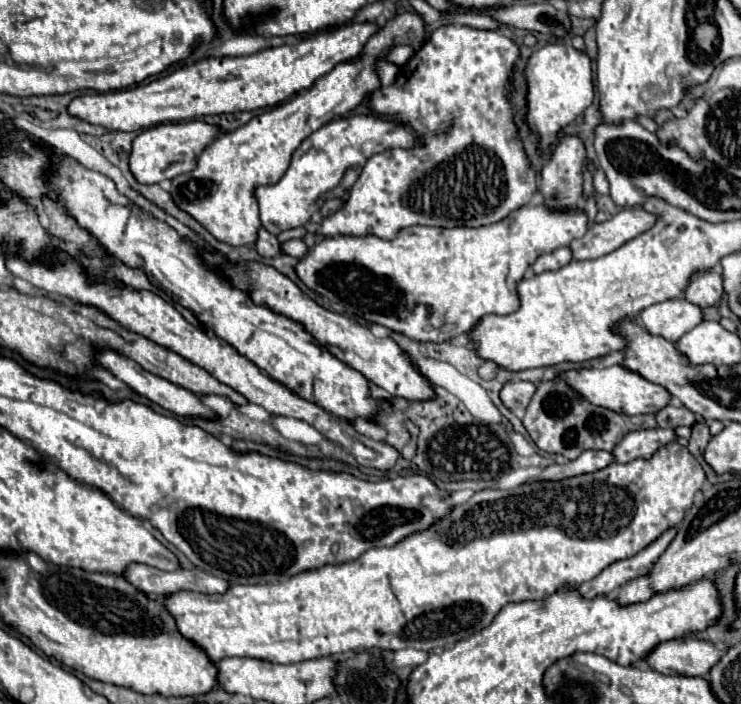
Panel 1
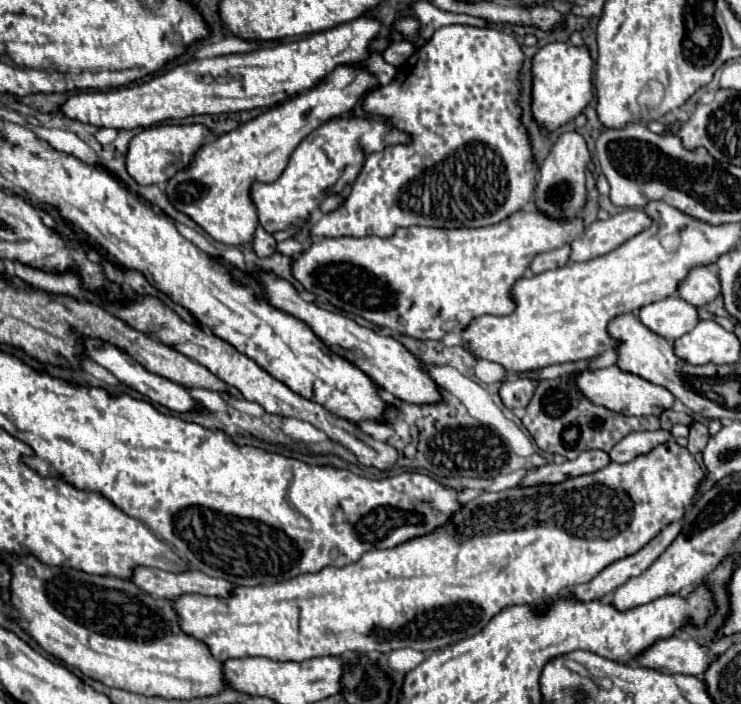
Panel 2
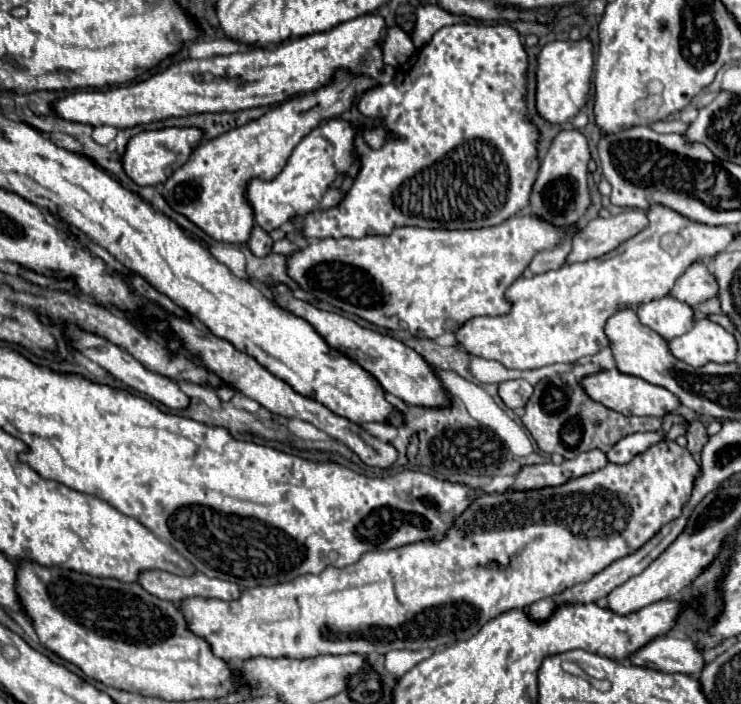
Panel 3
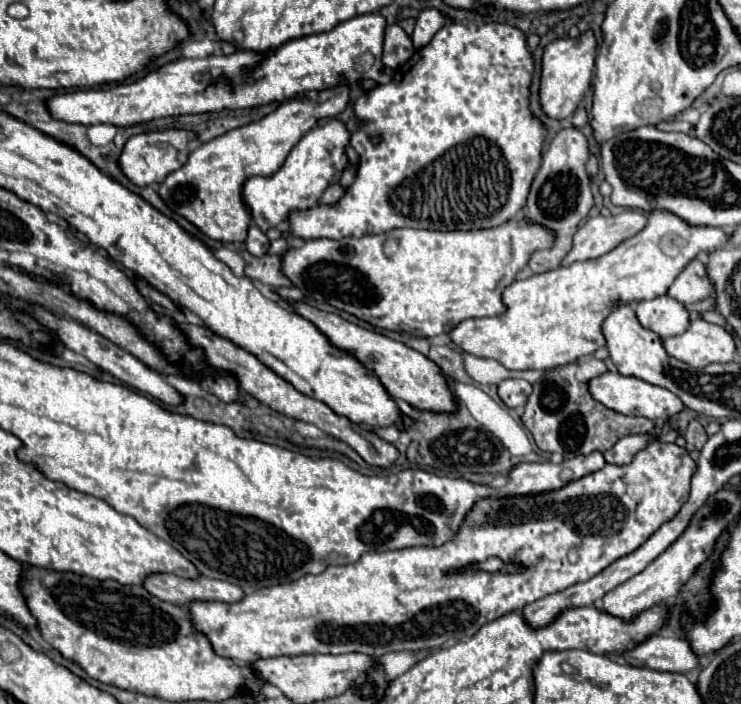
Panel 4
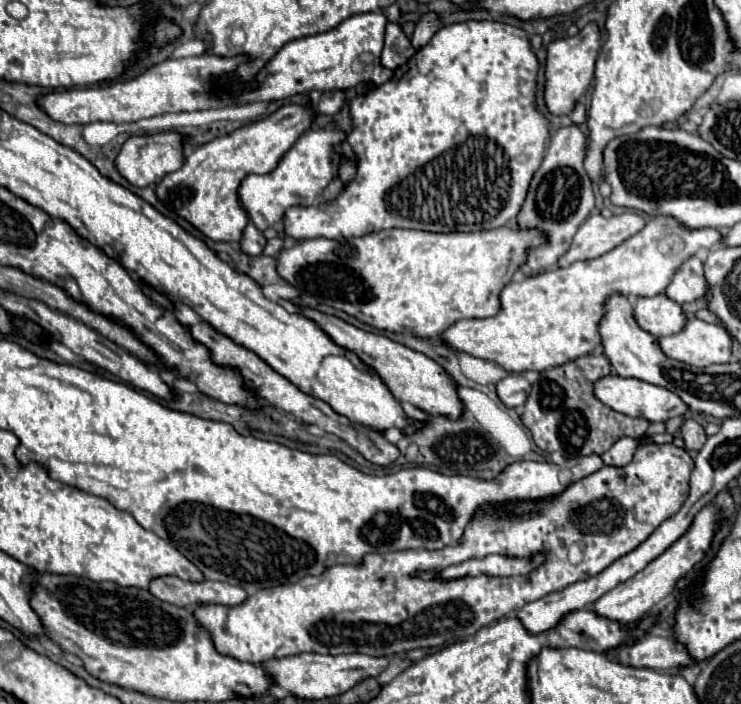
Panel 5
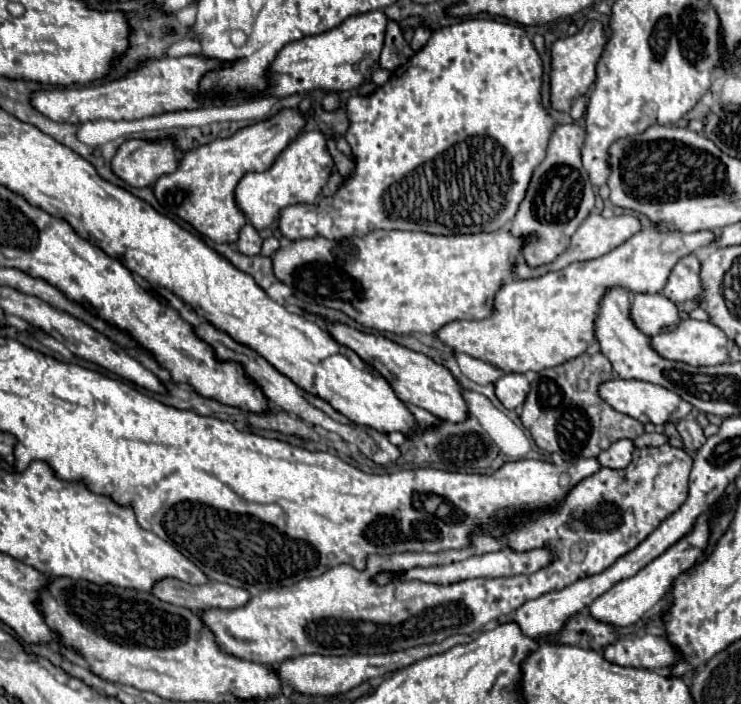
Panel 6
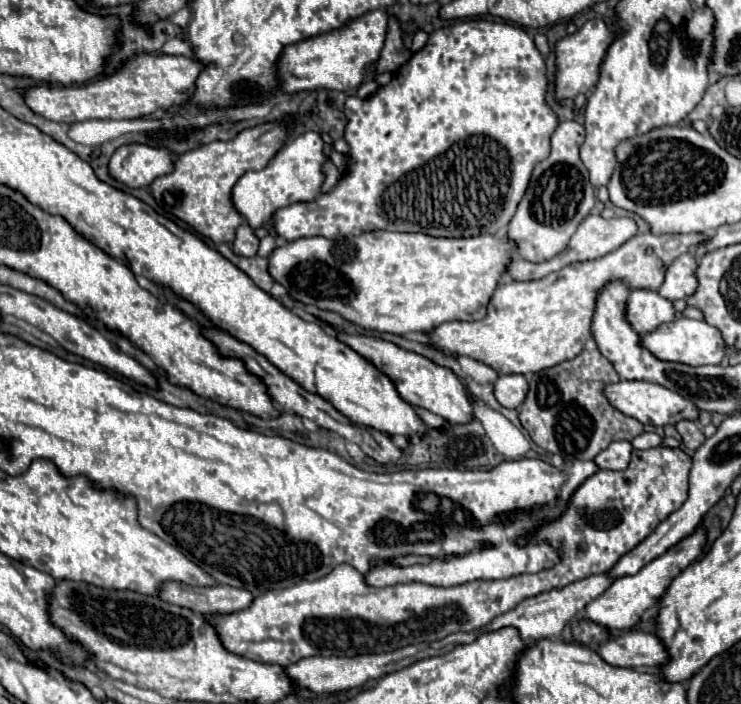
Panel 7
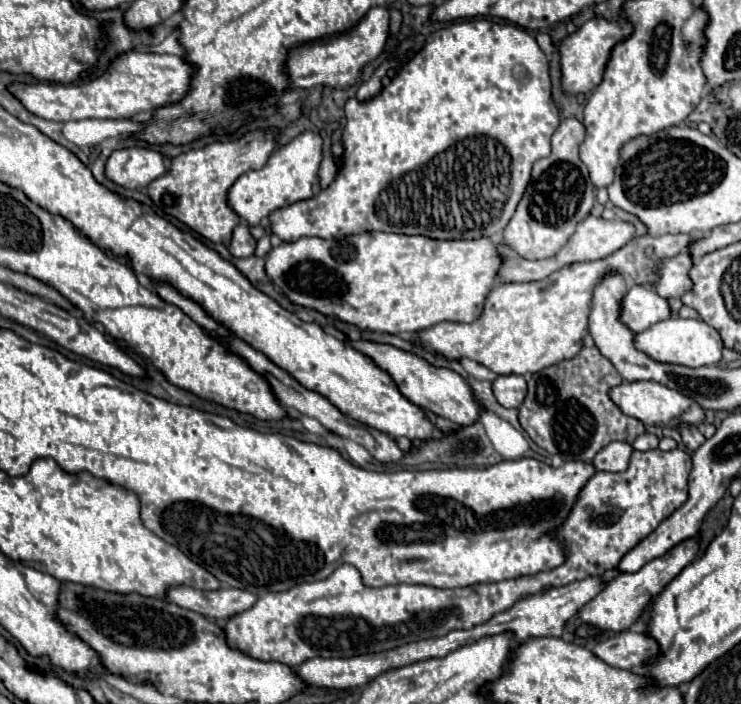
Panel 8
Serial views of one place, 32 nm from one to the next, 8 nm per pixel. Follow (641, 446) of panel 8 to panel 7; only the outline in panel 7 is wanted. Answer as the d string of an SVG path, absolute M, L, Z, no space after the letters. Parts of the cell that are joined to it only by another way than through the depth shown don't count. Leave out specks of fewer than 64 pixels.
M644 432L632 441L633 448L637 450L658 447L661 443L662 437L655 432Z

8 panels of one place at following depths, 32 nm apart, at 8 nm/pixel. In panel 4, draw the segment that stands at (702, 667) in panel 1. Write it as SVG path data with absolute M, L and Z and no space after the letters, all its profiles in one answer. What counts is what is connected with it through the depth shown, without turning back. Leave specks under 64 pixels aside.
M650 636L634 650L622 656L632 666L646 666L660 672L690 672L700 668L700 658L692 652L690 642L682 638Z

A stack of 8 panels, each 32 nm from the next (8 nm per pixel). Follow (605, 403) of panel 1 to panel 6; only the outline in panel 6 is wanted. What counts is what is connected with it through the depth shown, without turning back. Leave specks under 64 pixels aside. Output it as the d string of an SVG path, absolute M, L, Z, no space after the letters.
M616 378L616 380L606 380L600 384L598 388L600 398L610 404L614 410L632 416L640 422L652 422L652 424L666 424L668 420L682 420L688 414L692 414L692 406L688 402L684 402L676 392L670 392L662 386L650 384L650 382L642 382L642 380L624 380L624 378Z

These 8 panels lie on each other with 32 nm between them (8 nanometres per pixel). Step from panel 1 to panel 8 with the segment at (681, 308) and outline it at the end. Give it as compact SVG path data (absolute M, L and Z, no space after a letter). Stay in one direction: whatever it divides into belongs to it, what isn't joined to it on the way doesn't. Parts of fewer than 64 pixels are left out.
M632 284L622 300L622 322L632 332L644 332L644 328L650 328L660 320L668 320L670 316L672 310L668 300L658 296L654 288Z

